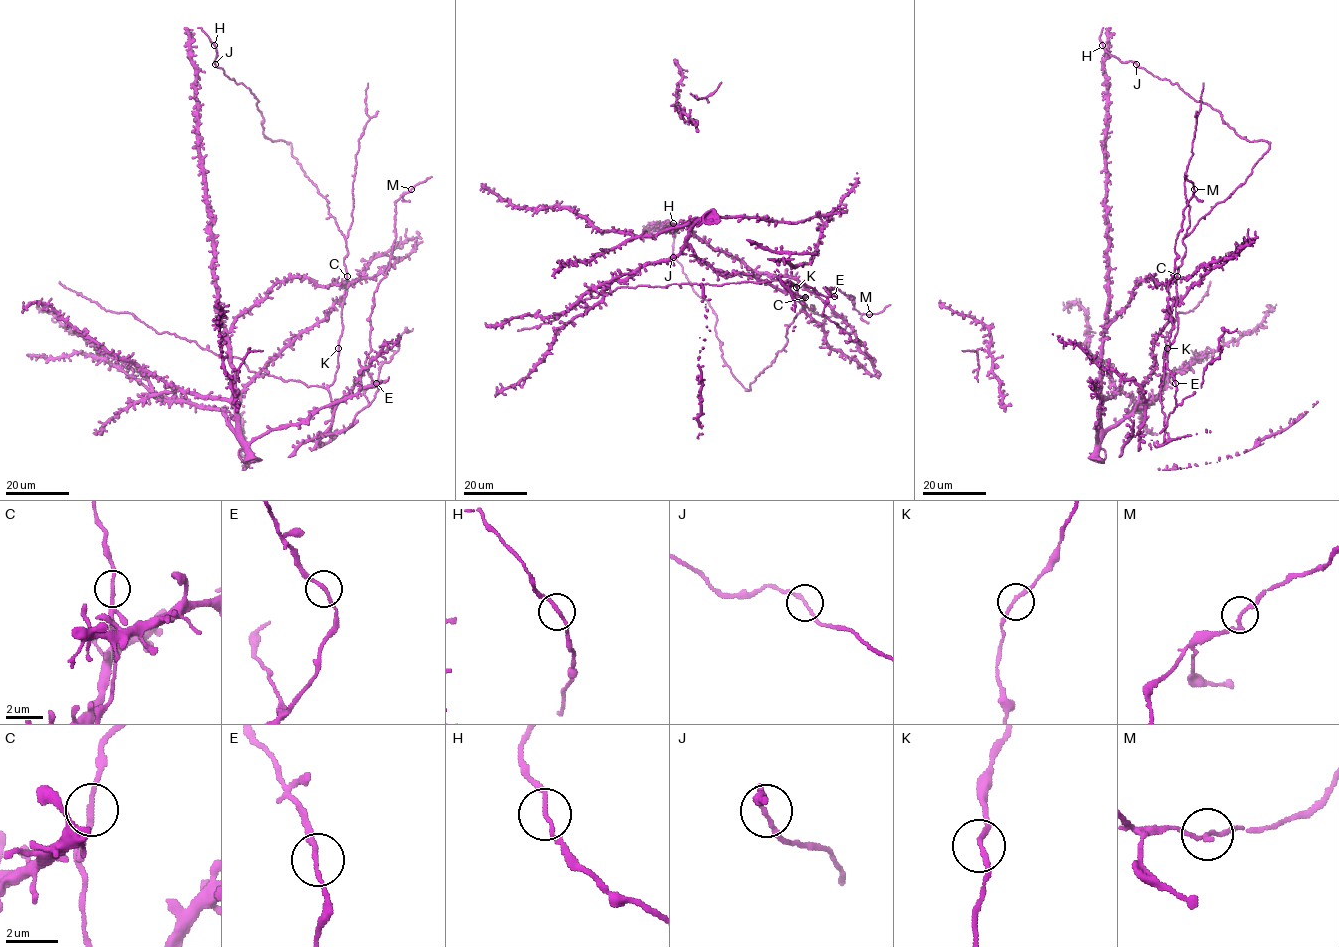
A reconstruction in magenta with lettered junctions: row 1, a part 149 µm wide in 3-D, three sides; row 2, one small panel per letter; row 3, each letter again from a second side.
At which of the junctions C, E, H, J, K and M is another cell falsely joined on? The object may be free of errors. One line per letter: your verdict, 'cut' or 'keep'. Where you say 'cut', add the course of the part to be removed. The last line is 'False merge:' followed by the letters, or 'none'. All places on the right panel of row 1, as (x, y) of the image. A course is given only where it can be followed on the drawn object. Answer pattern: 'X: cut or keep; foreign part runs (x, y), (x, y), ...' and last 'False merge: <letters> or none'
C: keep
E: keep
H: keep
J: keep
K: keep
M: keep
False merge: none

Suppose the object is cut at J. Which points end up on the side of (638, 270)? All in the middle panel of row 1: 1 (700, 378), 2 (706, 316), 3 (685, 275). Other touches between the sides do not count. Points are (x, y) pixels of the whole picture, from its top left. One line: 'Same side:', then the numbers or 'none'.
Same side: 1, 2

